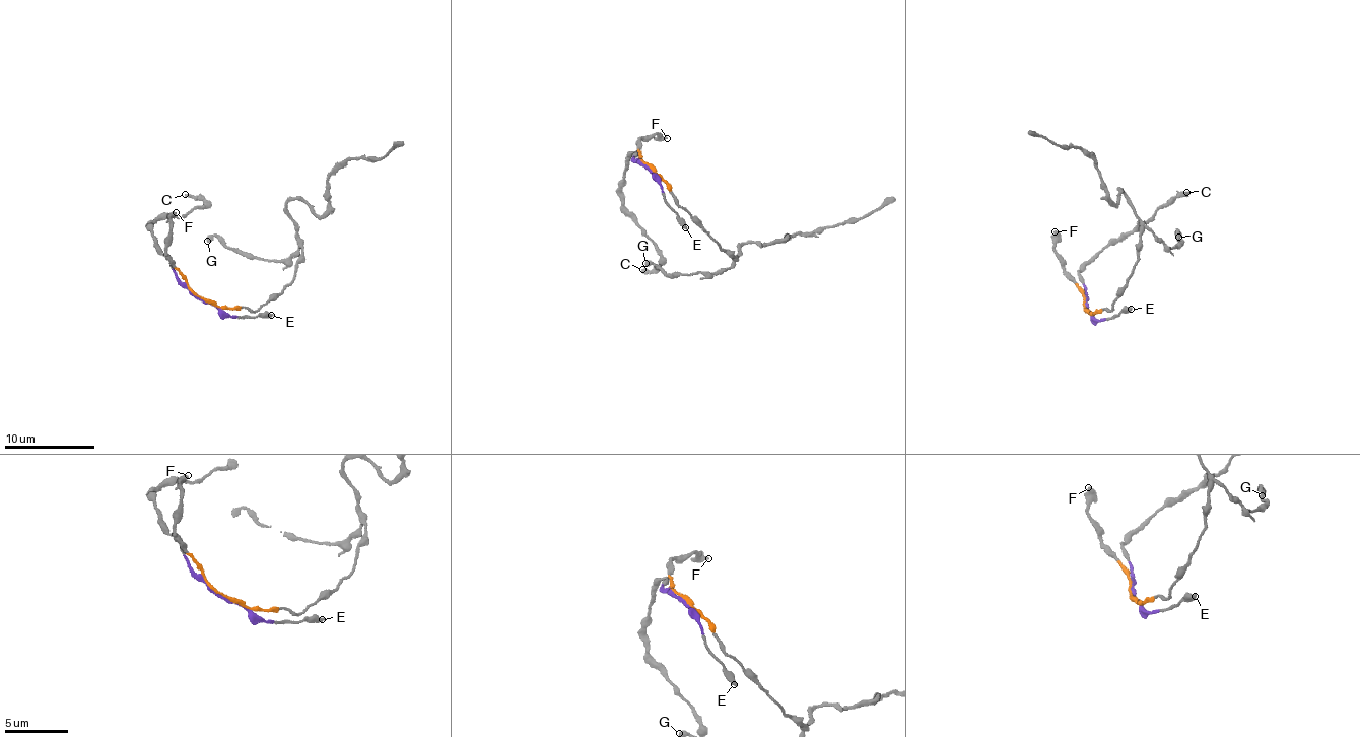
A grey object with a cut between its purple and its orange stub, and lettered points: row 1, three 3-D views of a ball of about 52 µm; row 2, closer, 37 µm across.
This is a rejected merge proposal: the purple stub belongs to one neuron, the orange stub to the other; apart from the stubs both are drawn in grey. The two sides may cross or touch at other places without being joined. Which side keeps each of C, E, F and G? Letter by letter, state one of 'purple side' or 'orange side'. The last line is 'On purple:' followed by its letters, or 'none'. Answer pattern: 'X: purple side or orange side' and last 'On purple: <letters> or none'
C: purple side
E: purple side
F: orange side
G: orange side
On purple: C, E

